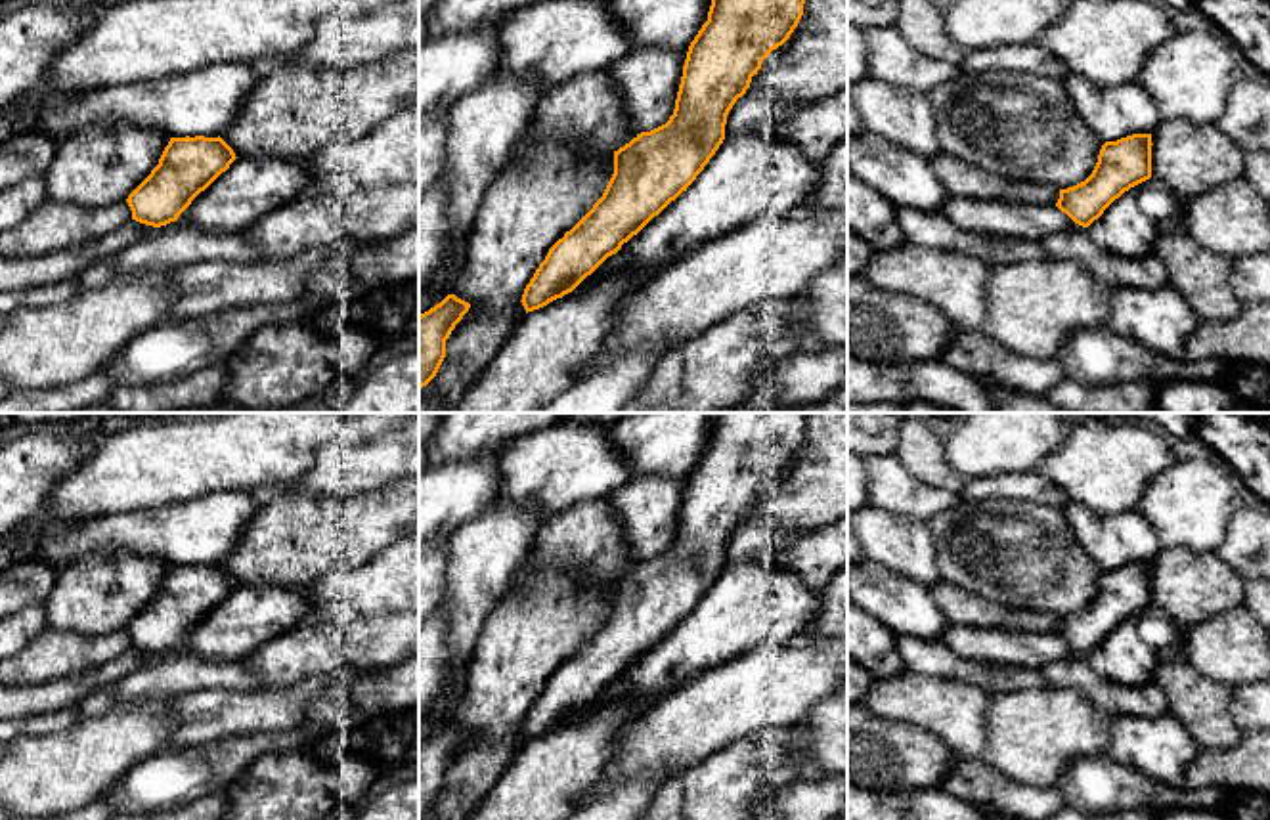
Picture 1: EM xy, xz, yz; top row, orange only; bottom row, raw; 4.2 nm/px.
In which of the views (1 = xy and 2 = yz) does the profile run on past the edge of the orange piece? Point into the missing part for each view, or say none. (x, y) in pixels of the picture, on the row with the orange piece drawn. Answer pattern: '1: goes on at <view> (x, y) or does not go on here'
1: does not go on here
2: does not go on here

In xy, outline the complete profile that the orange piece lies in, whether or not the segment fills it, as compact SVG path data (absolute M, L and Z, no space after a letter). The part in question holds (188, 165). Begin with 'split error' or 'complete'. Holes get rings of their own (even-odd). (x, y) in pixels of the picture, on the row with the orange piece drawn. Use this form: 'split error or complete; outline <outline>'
complete; outline M220 136L170 138L159 164L126 199L132 220L153 227L176 222L235 159Z

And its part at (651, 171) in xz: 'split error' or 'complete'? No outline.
complete

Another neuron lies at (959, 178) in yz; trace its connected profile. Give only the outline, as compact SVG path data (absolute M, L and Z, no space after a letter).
M947 151L931 157L930 164L949 195L1018 205L1056 205L1060 199L1060 191L1056 187L989 174Z

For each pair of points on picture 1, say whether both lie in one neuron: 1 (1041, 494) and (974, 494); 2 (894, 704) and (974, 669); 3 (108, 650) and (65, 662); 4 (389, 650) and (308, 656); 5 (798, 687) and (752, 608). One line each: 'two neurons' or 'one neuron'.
1: one neuron
2: one neuron
3: one neuron
4: one neuron
5: two neurons

